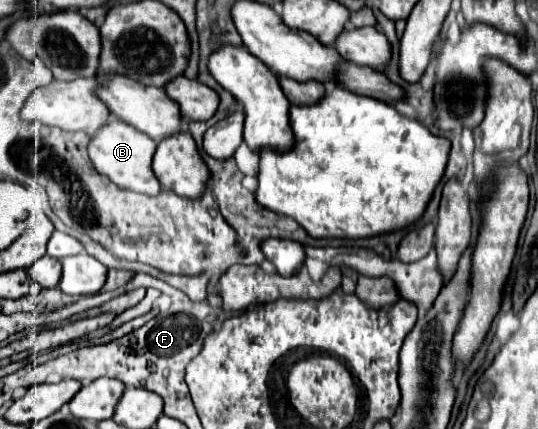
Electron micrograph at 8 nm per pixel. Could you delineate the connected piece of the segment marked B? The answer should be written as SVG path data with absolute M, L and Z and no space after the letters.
M110 118L104 128L100 128L96 134L90 136L88 142L88 156L100 174L108 176L120 188L128 188L150 196L160 192L160 182L156 180L150 168L154 152L156 152L156 142L150 136L142 134L140 130L132 128L130 124L118 118Z

